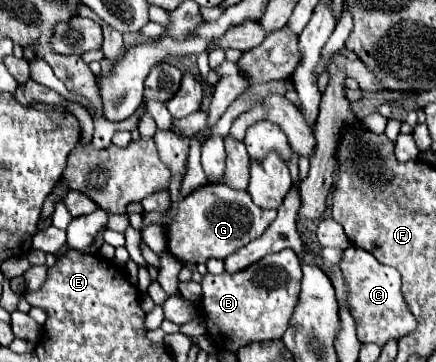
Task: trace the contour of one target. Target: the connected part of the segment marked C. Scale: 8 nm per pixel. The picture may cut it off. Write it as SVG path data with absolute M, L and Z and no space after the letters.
M358 246L344 250L340 268L344 270L344 278L348 282L348 294L352 296L352 314L356 316L358 340L362 344L374 342L378 346L384 346L390 338L402 338L416 328L416 320L412 318L402 296L400 274L394 268L380 264L370 252Z

